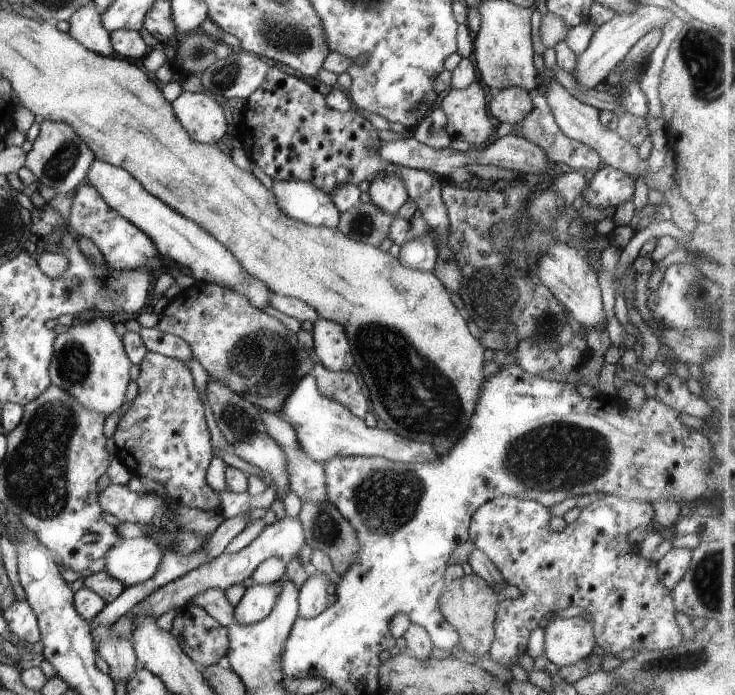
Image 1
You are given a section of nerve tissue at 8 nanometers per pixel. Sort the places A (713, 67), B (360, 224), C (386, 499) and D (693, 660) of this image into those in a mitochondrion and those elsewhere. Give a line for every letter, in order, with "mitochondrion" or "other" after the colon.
A: mitochondrion
B: mitochondrion
C: mitochondrion
D: mitochondrion

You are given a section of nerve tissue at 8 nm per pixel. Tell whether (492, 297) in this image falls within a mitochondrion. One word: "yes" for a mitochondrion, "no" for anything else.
yes

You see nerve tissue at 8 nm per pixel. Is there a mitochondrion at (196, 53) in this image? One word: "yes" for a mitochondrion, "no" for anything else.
yes

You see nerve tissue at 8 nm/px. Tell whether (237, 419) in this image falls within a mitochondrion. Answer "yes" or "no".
yes

